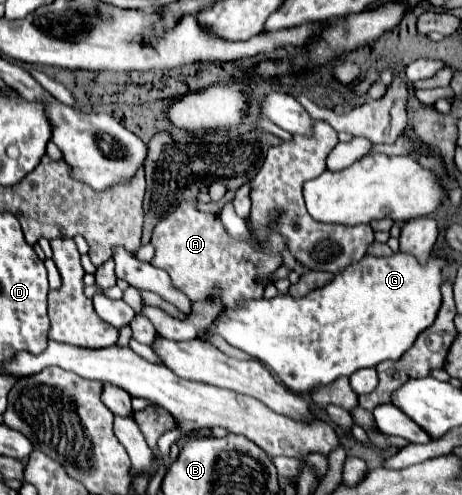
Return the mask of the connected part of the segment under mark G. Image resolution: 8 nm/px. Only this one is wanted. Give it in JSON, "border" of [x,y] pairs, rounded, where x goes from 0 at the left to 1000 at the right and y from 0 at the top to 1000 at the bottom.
{"border":[[[851,511],[846,519],[799,519],[799,515],[794,515],[794,519],[786,519],[777,531],[751,539],[747,547],[738,547],[738,552],[729,556],[729,564],[721,564],[708,580],[682,584],[682,588],[673,588],[669,596],[647,600],[647,604],[643,604],[643,600],[630,600],[630,596],[600,596],[600,600],[591,600],[591,604],[552,604],[552,608],[522,612],[517,624],[491,628],[491,632],[474,644],[474,653],[461,653],[461,657],[452,661],[452,669],[457,669],[457,673],[474,673],[496,697],[504,697],[504,701],[530,709],[530,713],[543,717],[548,725],[556,725],[556,729],[565,729],[569,737],[578,737],[578,741],[604,762],[604,770],[608,770],[617,782],[626,782],[634,794],[656,798],[656,794],[677,790],[677,786],[690,782],[690,778],[712,778],[712,774],[721,774],[729,762],[742,762],[742,758],[755,762],[755,758],[764,758],[768,749],[790,745],[790,741],[812,741],[816,733],[825,733],[825,729],[833,729],[833,725],[864,725],[864,721],[898,693],[903,677],[907,677],[911,669],[920,669],[920,665],[942,648],[942,640],[946,640],[946,628],[950,628],[950,616],[955,616],[955,588],[950,588],[950,576],[955,576],[955,564],[959,564],[959,560],[955,560],[959,535],[963,535],[963,531],[959,531],[955,523],[946,523],[946,519],[933,519],[920,535],[907,535],[898,519],[885,519],[885,515],[872,515],[872,511]]]}

